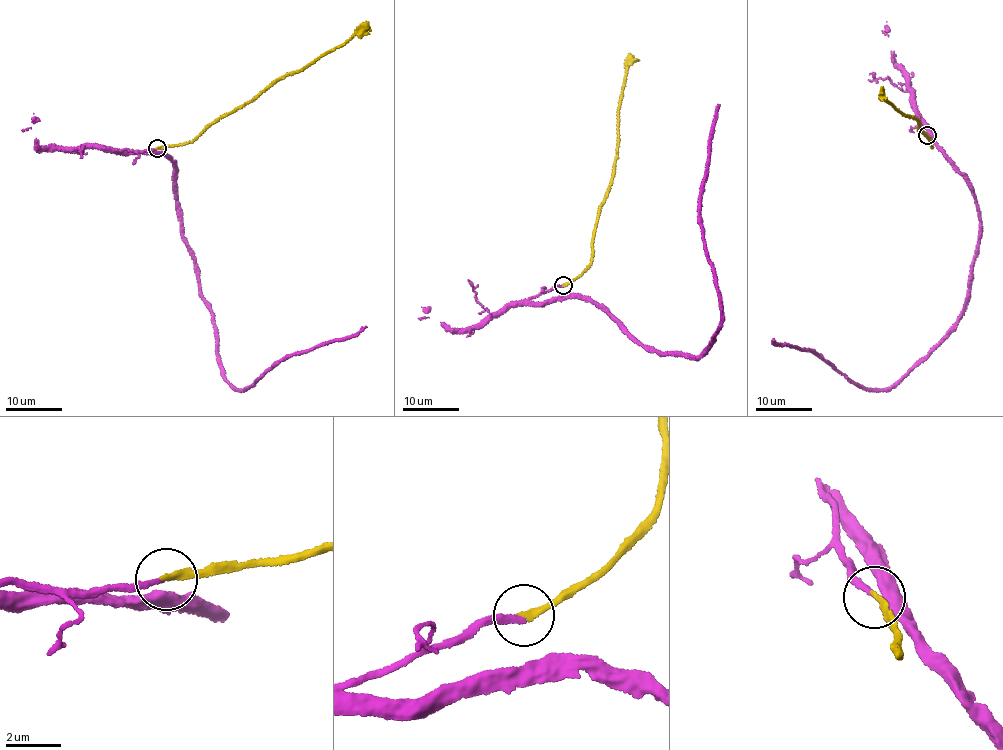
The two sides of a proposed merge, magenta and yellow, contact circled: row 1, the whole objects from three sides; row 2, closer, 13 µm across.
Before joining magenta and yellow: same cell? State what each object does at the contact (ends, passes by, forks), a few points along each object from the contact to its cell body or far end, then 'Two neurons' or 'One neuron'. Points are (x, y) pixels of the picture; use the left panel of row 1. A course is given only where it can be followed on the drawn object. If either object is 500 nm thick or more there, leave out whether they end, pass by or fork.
At the ring magenta ends. At the ring yellow ends. Course of magenta: (156, 148), (120, 151), (161, 153), (173, 164), (181, 238), (227, 380), (241, 392), (294, 354), (365, 326). Course of yellow: (157, 148), (187, 143), (207, 124), (241, 106), (266, 86), (347, 41), (354, 30), (368, 22). One neuron

